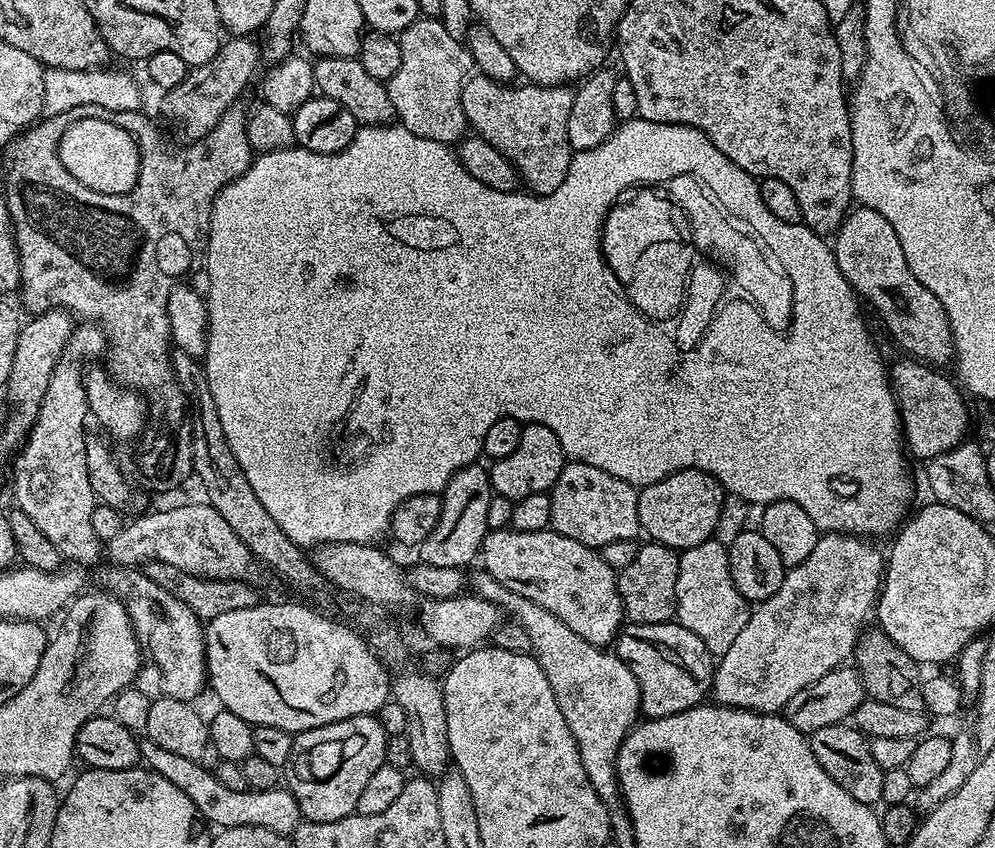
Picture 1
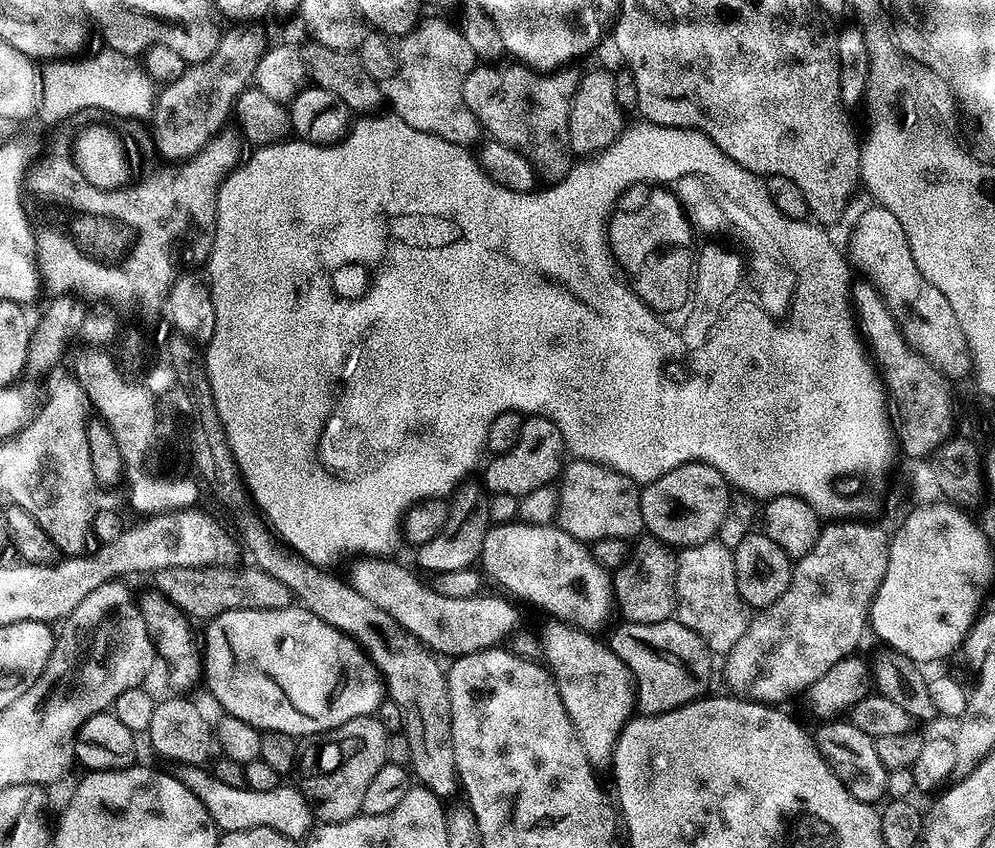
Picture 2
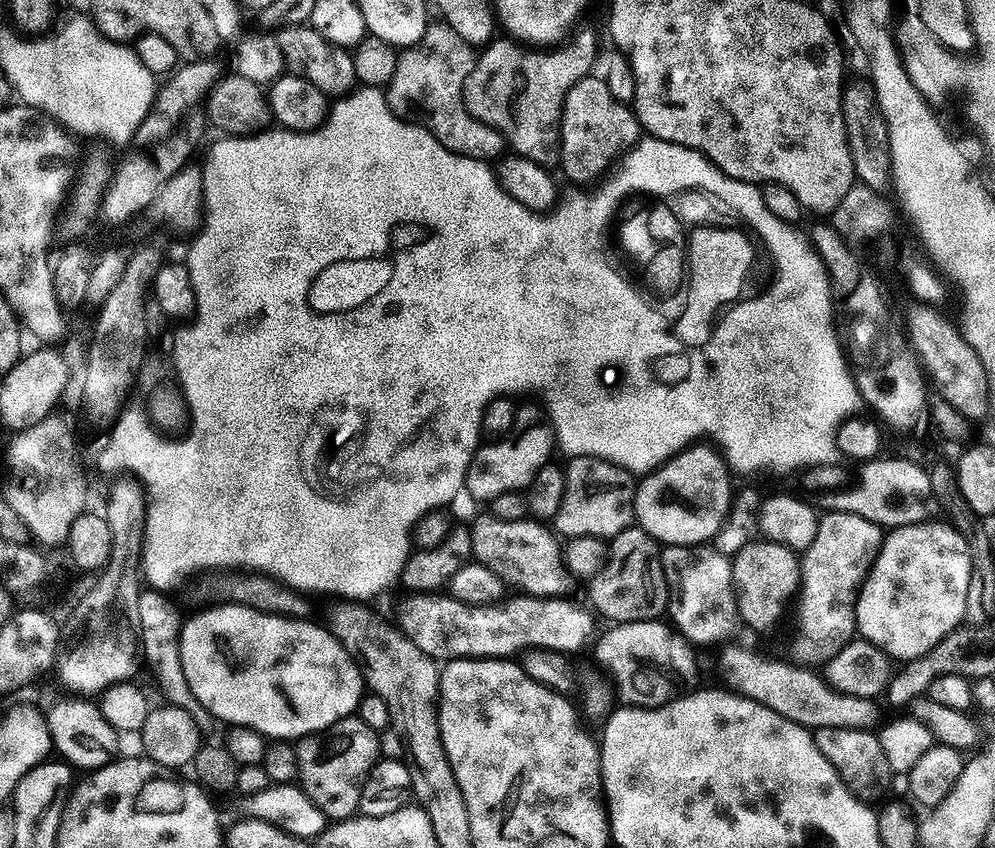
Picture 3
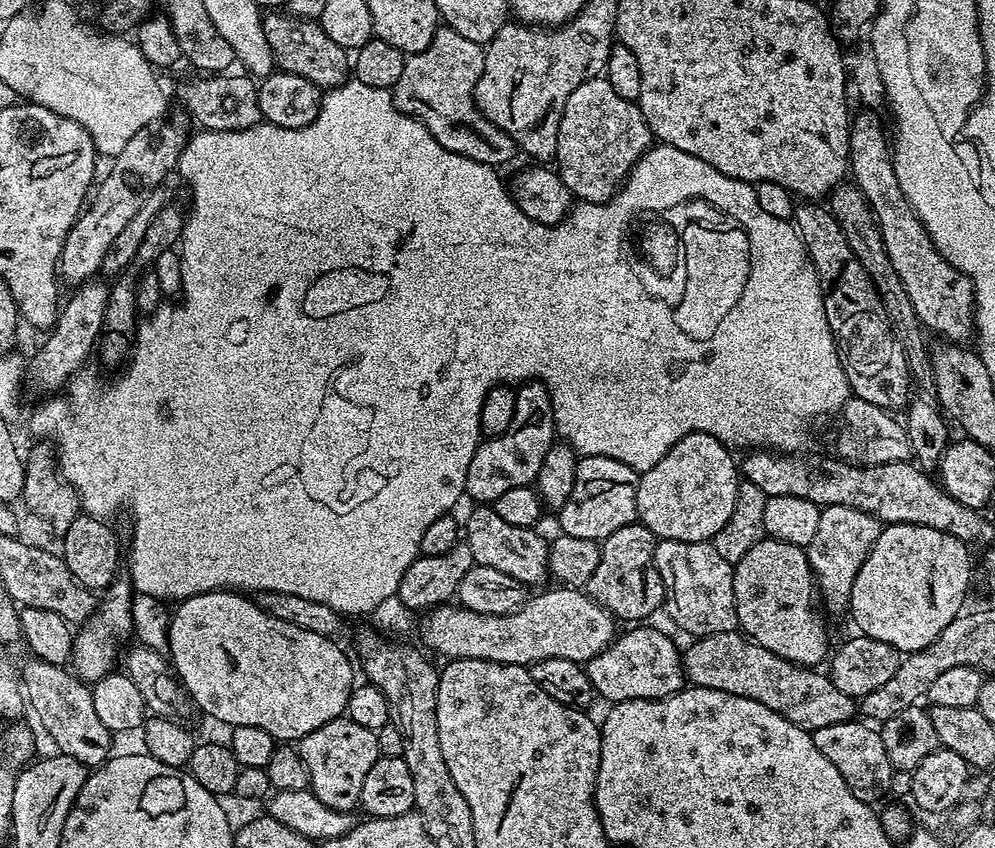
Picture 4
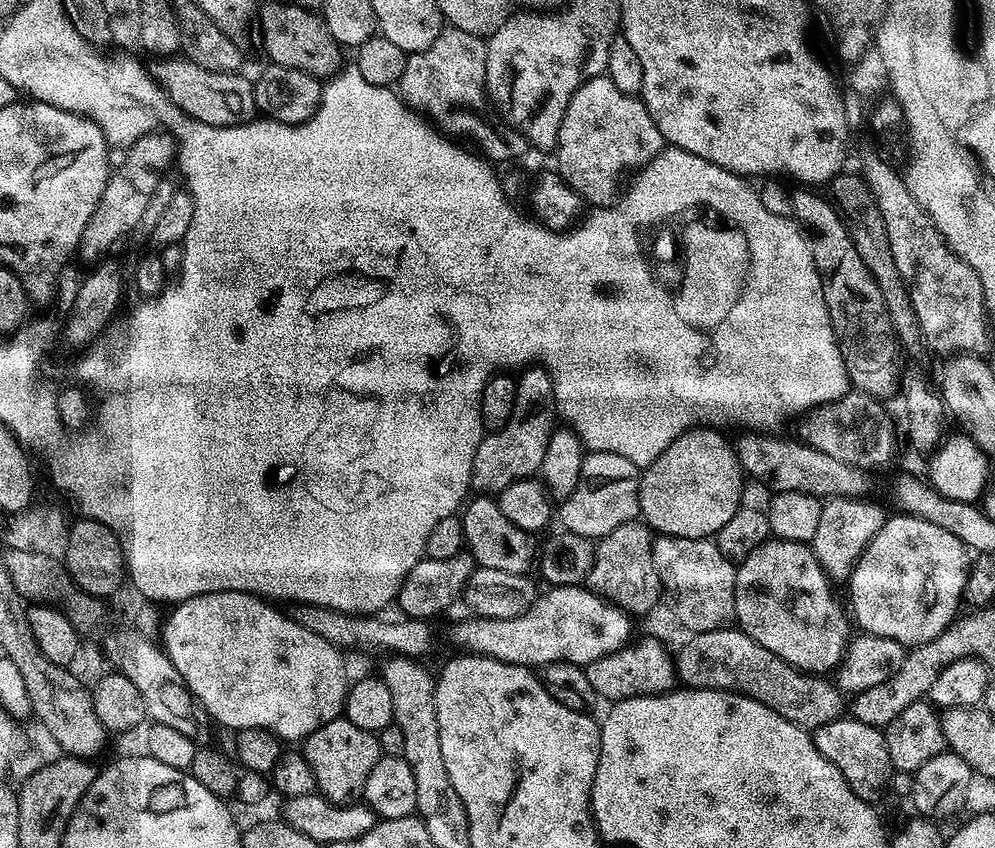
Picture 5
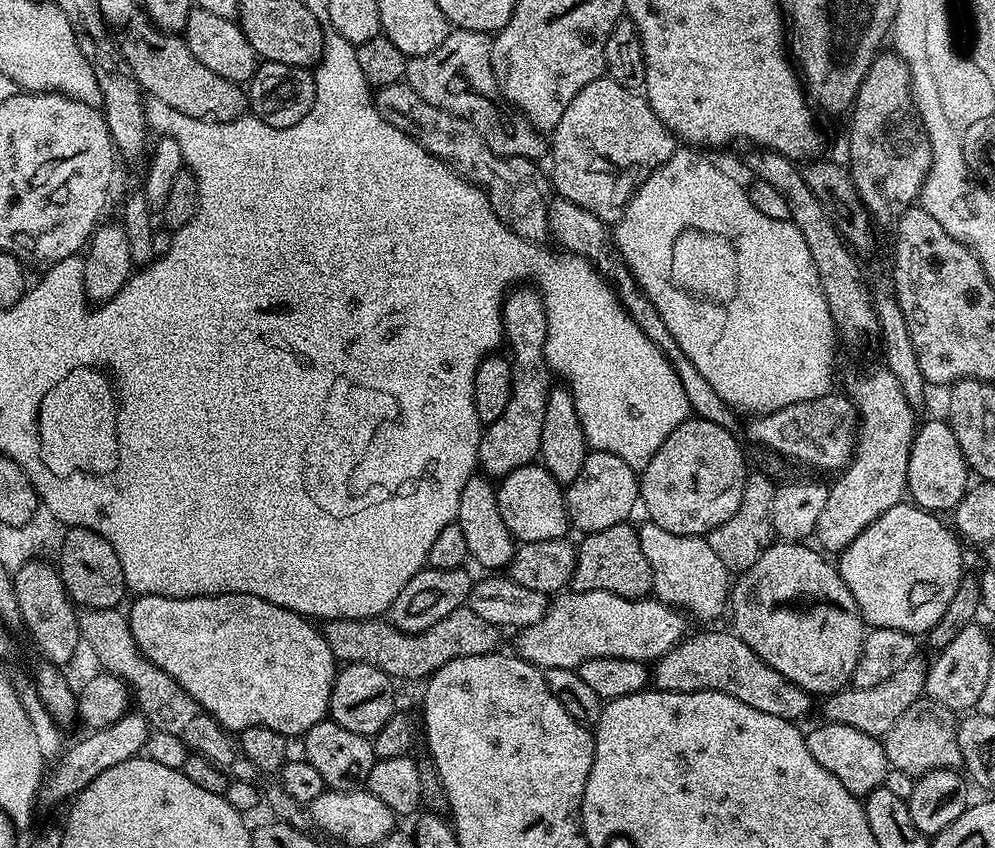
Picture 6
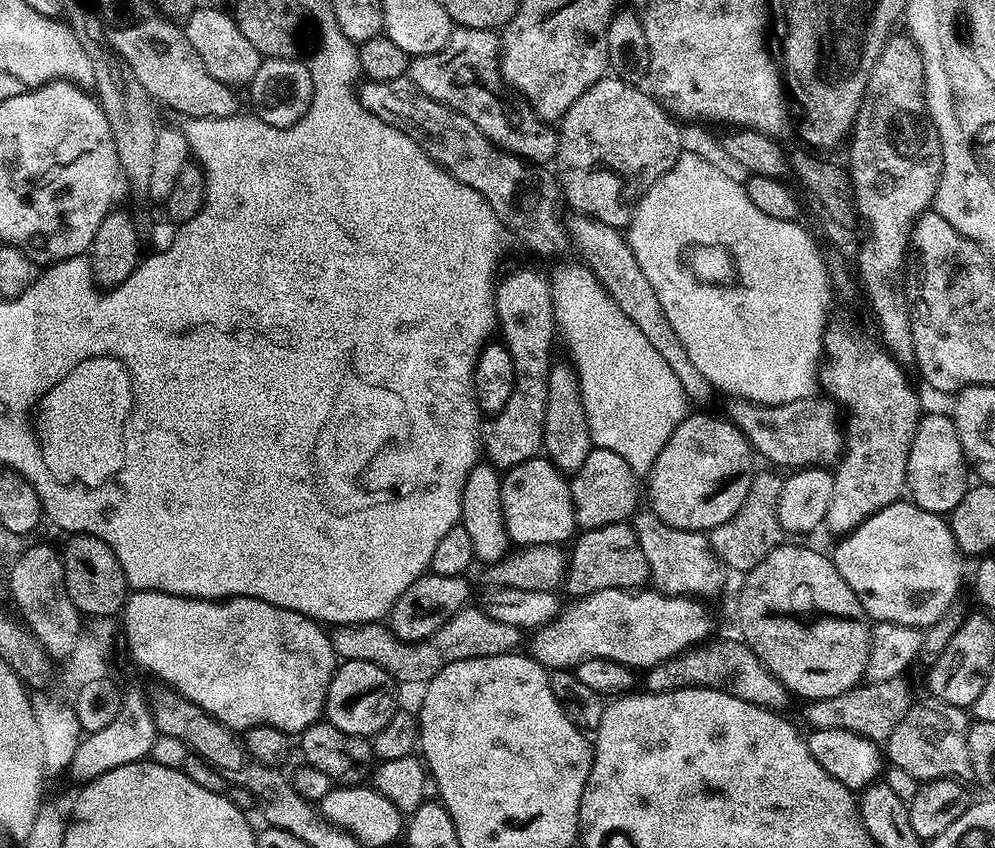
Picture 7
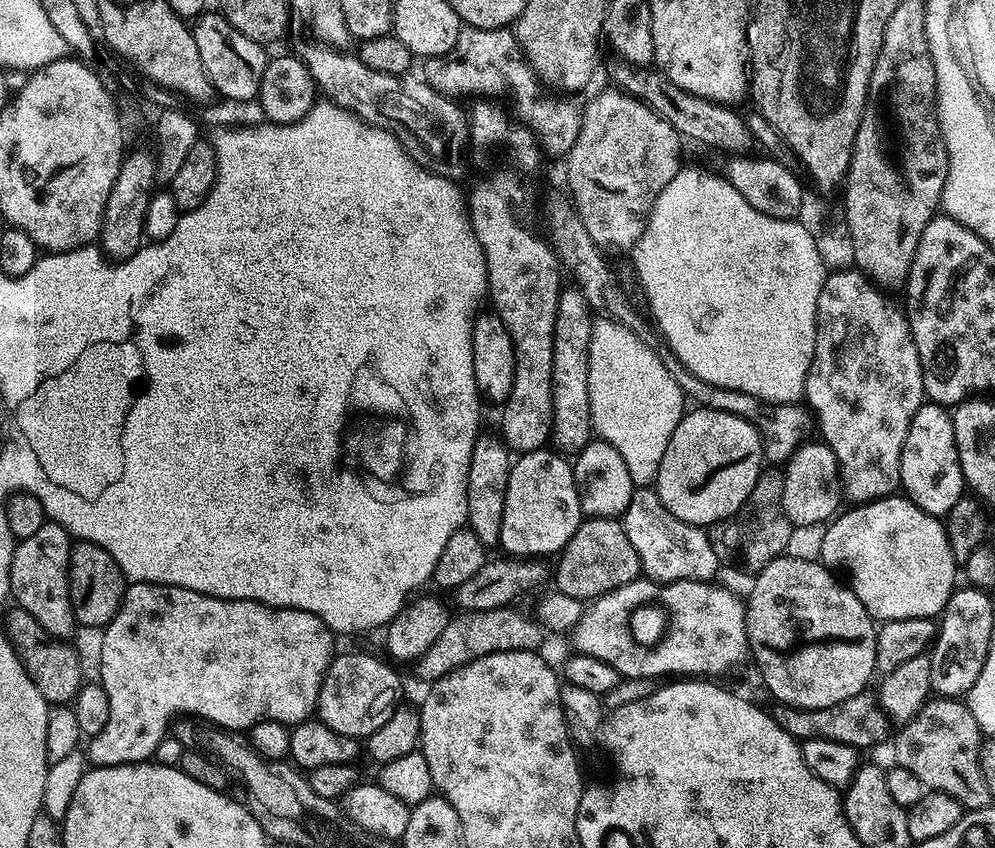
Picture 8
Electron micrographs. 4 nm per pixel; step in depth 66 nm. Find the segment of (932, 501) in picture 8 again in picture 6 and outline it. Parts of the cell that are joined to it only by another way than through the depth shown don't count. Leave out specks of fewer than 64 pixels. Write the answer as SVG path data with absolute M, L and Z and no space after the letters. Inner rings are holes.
M947 419L928 420L919 425L912 439L912 449L908 459L907 495L917 508L925 508L933 514L955 509L970 487L970 469L958 442L954 430Z

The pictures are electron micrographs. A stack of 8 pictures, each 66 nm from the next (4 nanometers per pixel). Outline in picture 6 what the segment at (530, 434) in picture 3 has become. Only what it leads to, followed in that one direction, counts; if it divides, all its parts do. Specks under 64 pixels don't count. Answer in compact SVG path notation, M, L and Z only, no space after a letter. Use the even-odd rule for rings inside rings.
M532 286L513 287L505 295L502 311L506 344L512 347L512 393L502 418L487 425L480 438L478 468L488 478L503 478L539 457L542 418L546 418L546 398L554 380L544 356L548 337L548 311L544 308L544 297Z

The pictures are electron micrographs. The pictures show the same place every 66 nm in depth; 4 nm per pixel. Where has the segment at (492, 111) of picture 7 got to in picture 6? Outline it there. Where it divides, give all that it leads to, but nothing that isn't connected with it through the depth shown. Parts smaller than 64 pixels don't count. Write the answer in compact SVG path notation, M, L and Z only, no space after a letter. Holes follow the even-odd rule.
M453 27L449 31L448 37L442 42L442 46L438 46L438 50L425 56L414 56L409 59L406 82L423 100L430 102L430 106L438 106L450 114L468 119L478 130L478 134L482 134L486 146L490 146L490 150L494 150L494 154L539 161L540 156L549 155L549 141L546 139L545 133L537 132L531 126L516 128L517 117L508 116L509 109L506 107L504 93L500 90L500 83L496 81L492 65L492 42L493 37L489 33L471 32L465 28Z

